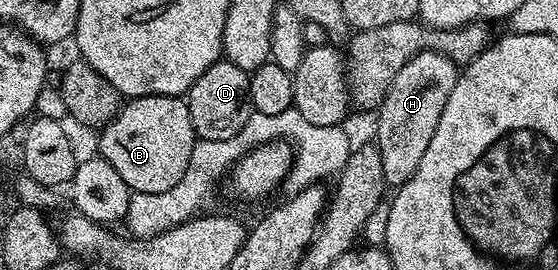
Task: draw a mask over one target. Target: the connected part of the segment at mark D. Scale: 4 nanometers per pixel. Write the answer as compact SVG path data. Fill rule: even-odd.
M227 59L215 61L189 87L186 100L199 140L230 139L230 135L238 135L246 127L246 119L254 112L250 103L250 74L242 71L242 67L234 67Z

